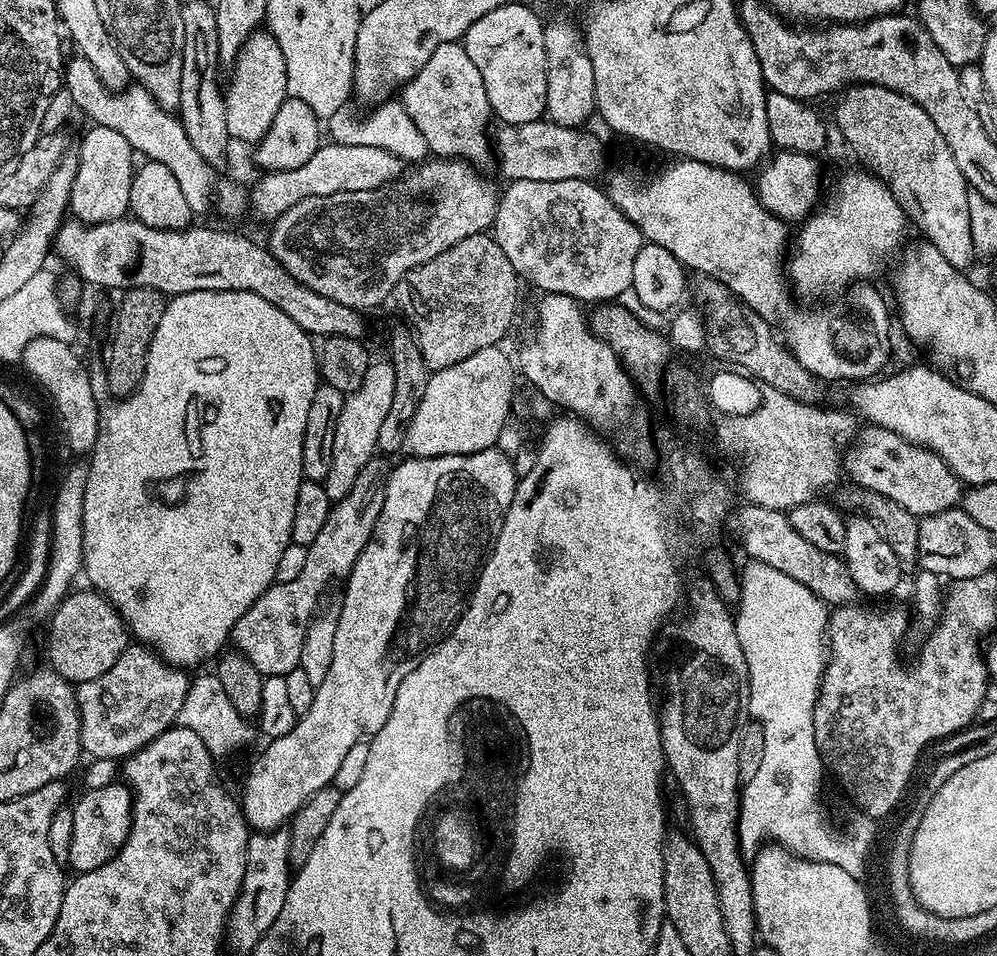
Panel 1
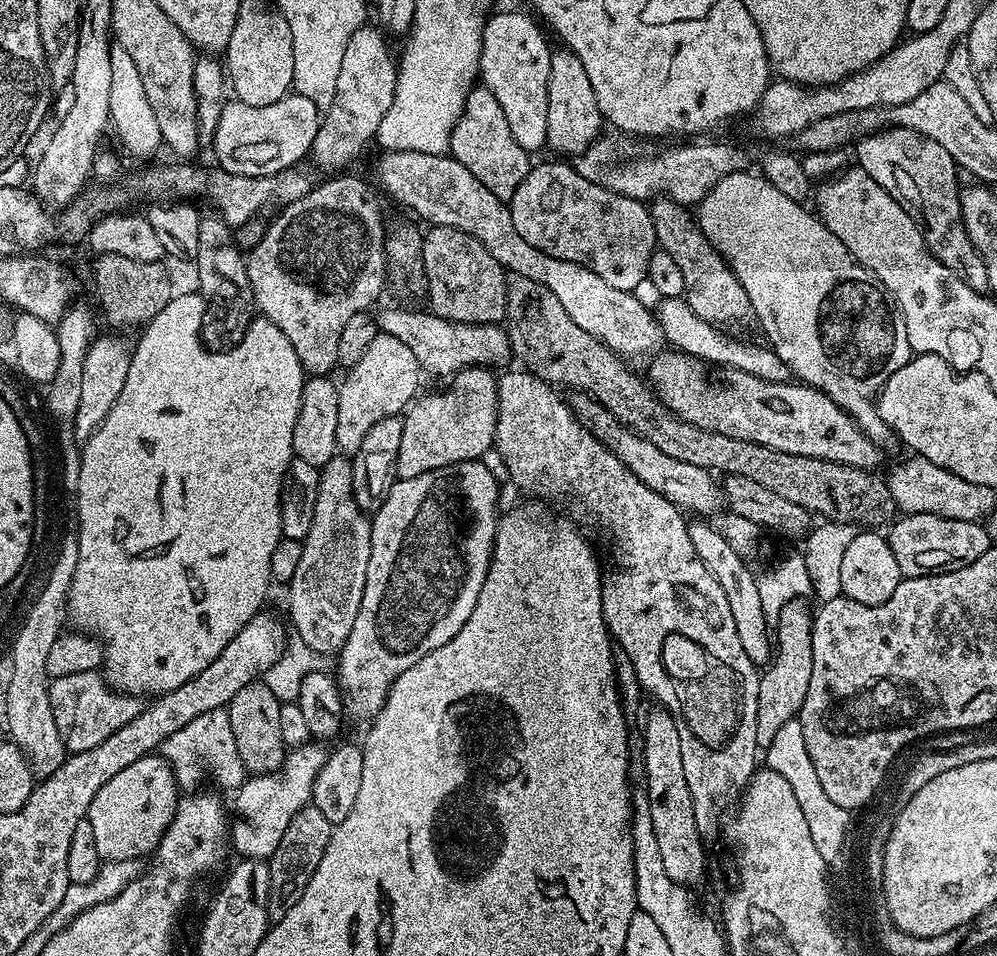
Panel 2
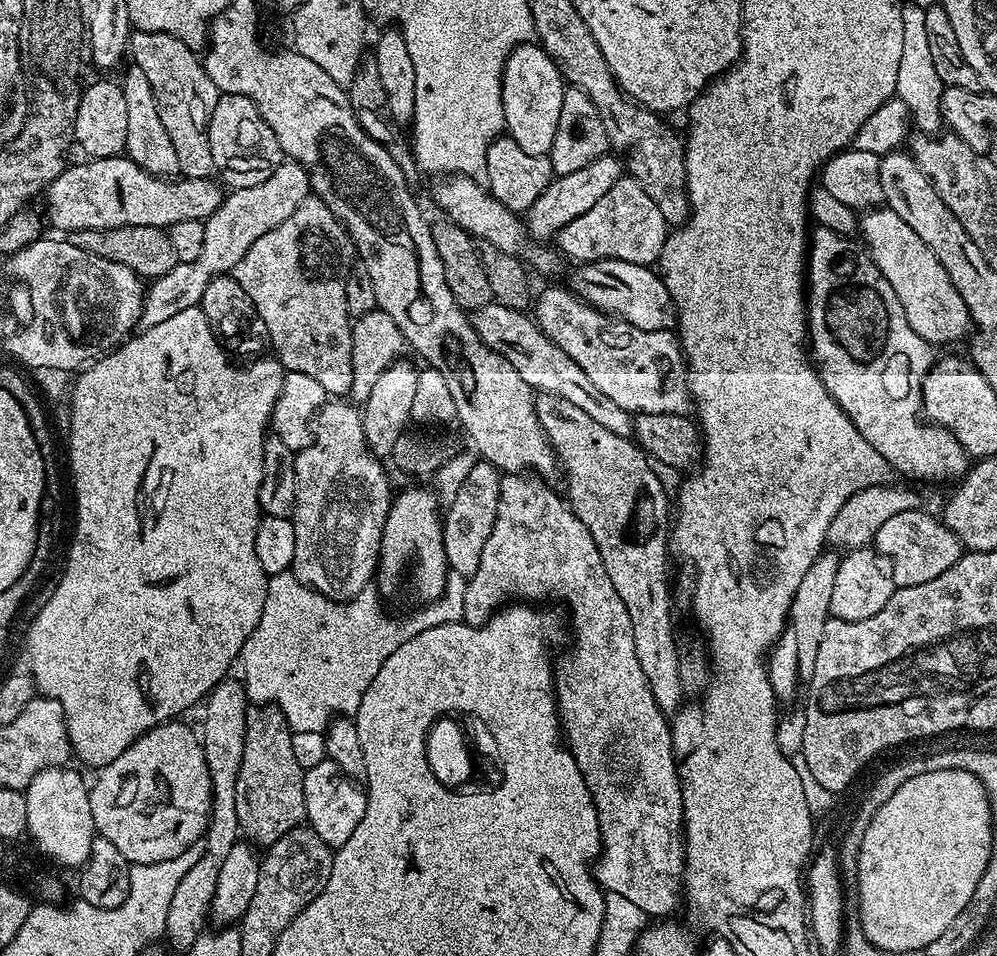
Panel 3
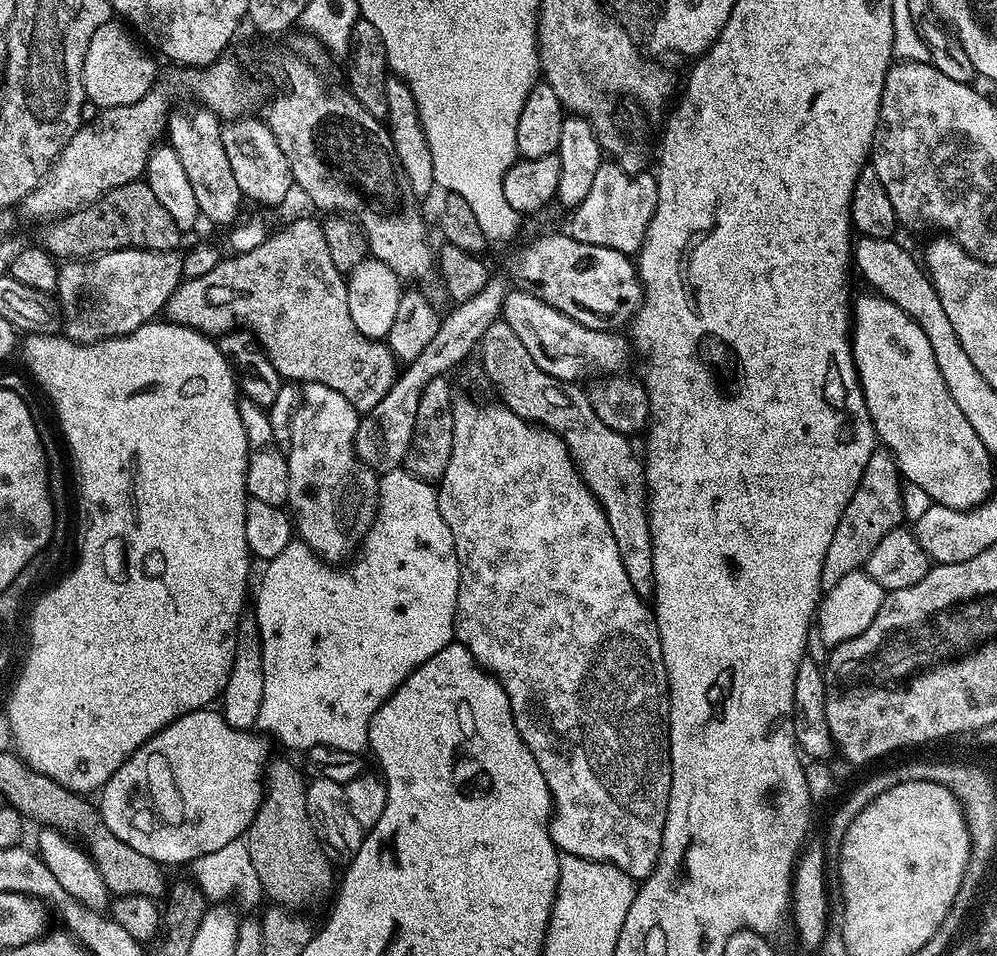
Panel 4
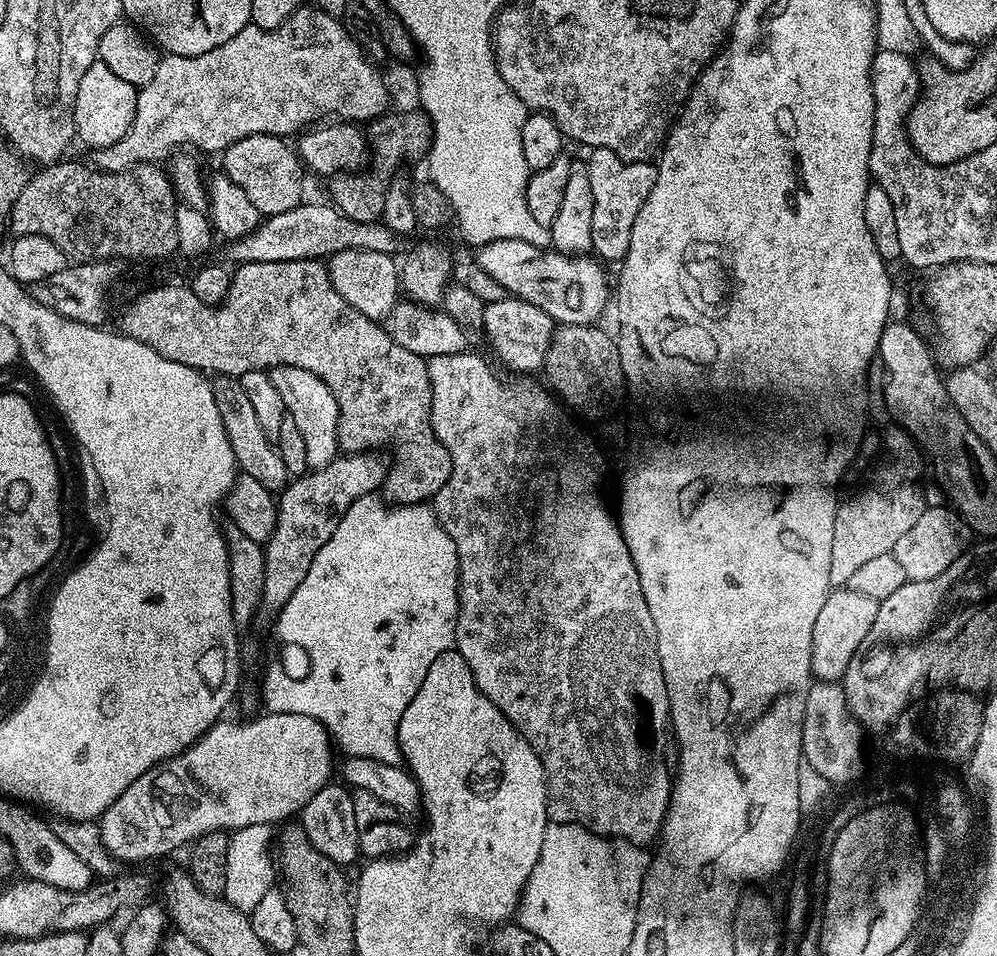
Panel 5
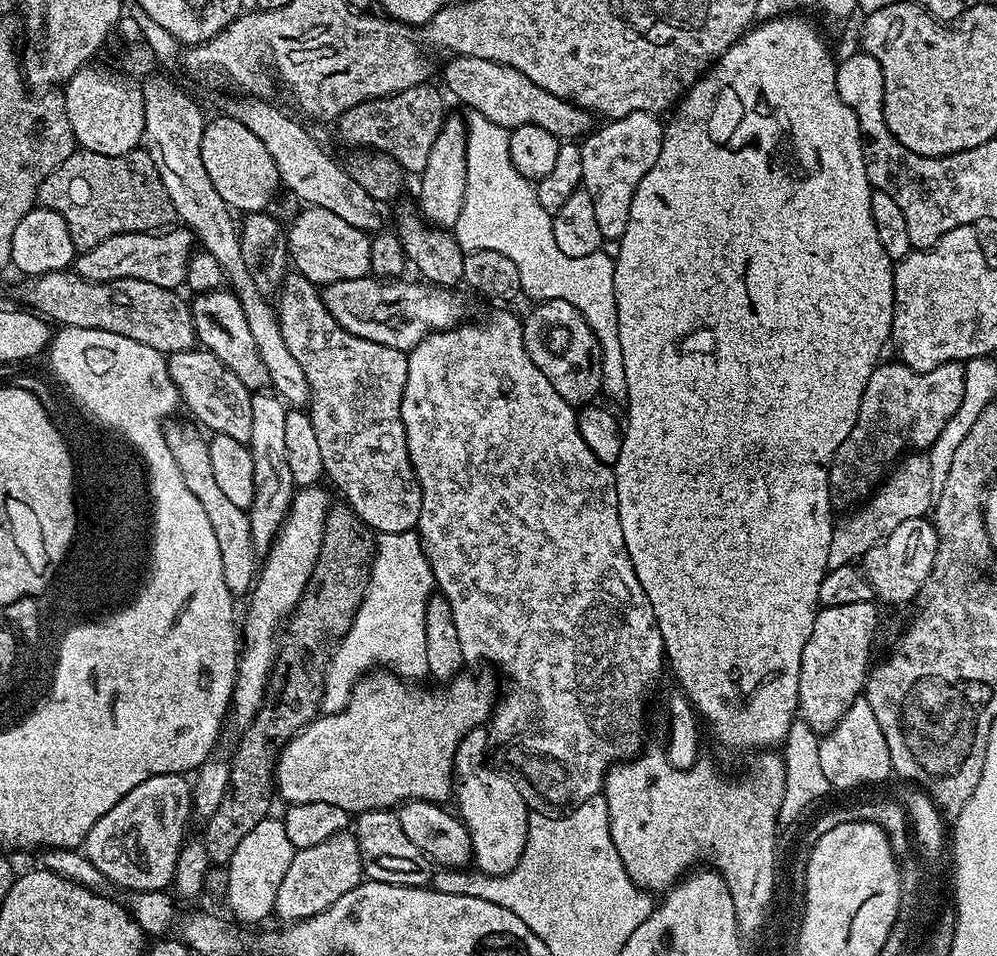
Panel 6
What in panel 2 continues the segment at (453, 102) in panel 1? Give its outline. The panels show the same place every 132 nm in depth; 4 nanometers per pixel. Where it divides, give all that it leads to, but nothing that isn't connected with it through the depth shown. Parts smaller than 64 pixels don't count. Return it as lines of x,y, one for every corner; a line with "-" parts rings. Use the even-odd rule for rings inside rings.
483,86
473,87
468,93
448,147
450,155
462,162
462,166
466,166
466,170
470,170
470,174
490,190
490,194
505,202
511,201
514,190
518,190
530,167
530,153
518,146
514,134
510,134
506,114
502,114
502,106
498,106
498,98

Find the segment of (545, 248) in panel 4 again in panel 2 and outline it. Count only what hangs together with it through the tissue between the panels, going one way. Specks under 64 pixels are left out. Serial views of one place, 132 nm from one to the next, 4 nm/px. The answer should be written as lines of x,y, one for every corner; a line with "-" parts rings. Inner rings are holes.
664,298
659,301
660,309
655,309
654,315
660,324
660,329
664,331
664,339
675,351
682,352
686,356
691,356
693,360
707,362
709,365
721,364
721,369
727,370
733,368
734,370
742,370
746,374
754,374
754,378
762,378
766,381
778,382
779,384
787,384
793,379
793,374
786,366
786,362
782,362
782,358
778,358
775,348
760,344
743,344
740,340
735,340
734,337
728,336
732,334
725,334
721,329
702,322
702,318
698,318
698,314
694,314
694,310
690,310
683,298

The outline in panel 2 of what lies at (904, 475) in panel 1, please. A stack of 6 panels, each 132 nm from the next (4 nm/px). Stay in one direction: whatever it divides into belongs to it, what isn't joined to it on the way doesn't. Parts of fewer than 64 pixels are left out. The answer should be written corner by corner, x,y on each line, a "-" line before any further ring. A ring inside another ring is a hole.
675,350
658,352
652,362
651,383
662,403
678,418
702,430
726,434
786,454
849,464
855,468
879,469
881,445
874,443
825,392
809,384
779,384
733,368
723,373
723,384
708,377
709,369
701,361

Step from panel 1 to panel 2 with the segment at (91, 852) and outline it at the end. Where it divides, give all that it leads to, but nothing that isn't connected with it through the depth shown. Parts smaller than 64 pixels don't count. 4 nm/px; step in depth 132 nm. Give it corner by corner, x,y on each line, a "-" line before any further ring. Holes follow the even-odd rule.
160,754
138,758
138,762
133,762
131,766
126,766
126,770
114,774
114,778
110,778
110,782
106,782
106,786
102,786
98,794
94,794
94,802
90,802
86,817
94,830
94,842
98,845
101,861
140,860
151,857
166,834
170,822
176,817
177,803
176,776
171,765

